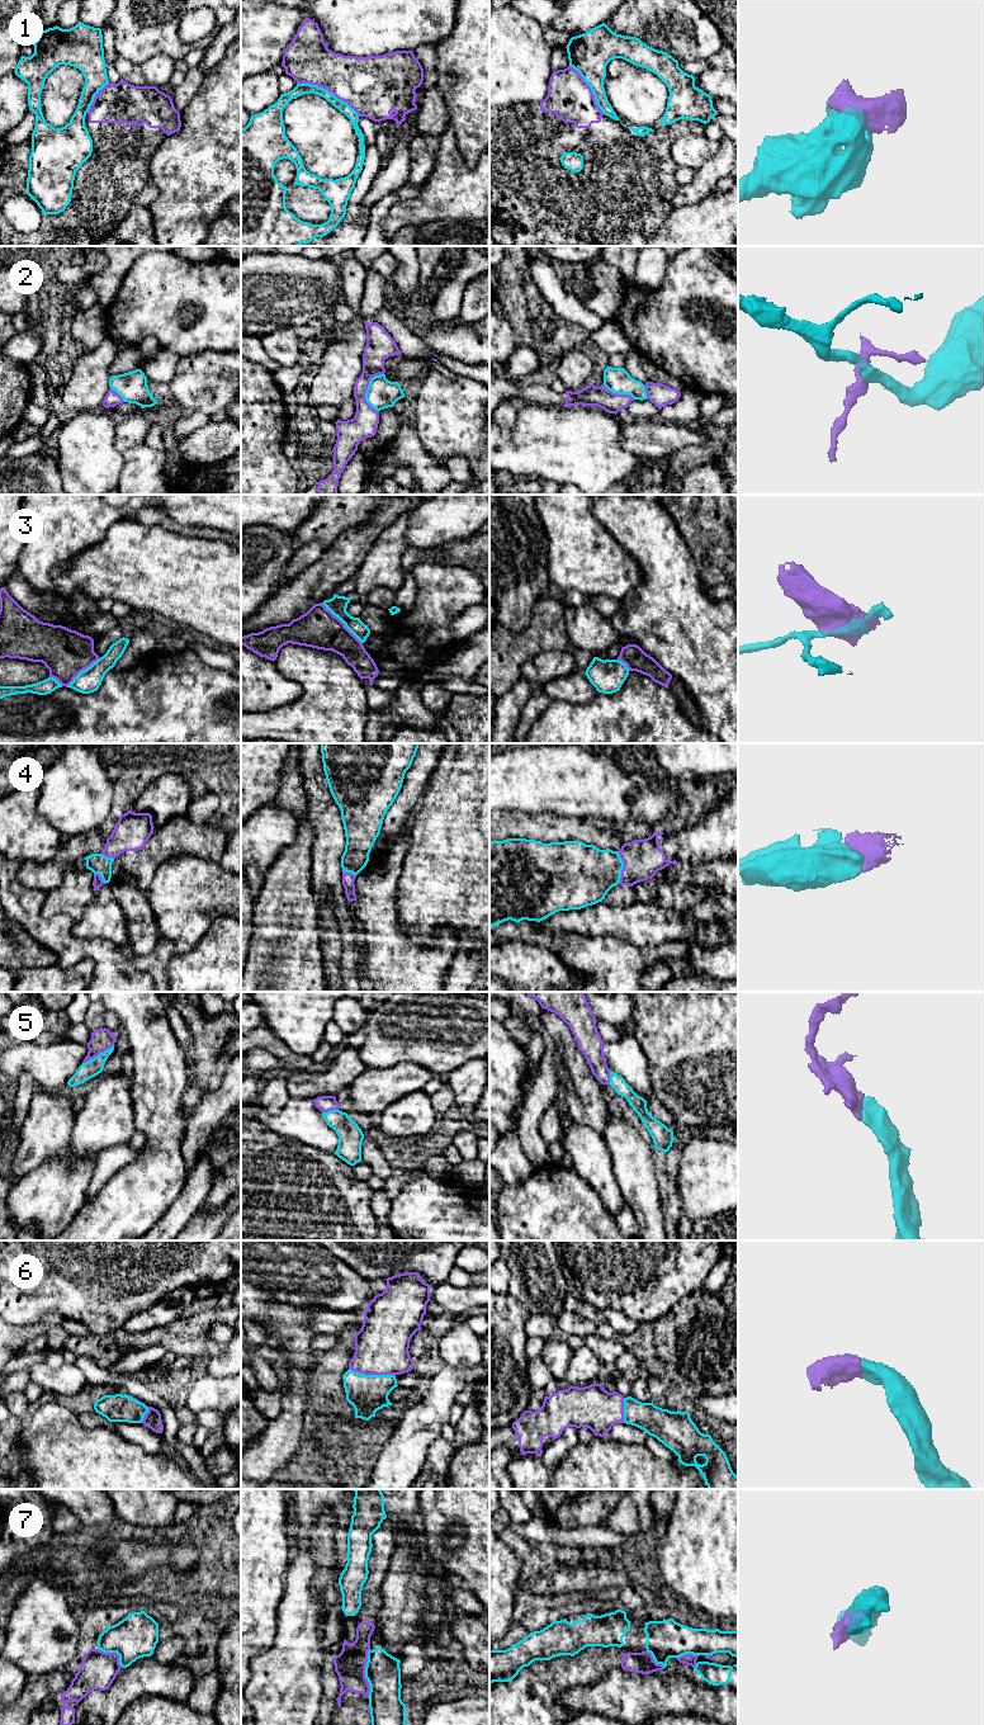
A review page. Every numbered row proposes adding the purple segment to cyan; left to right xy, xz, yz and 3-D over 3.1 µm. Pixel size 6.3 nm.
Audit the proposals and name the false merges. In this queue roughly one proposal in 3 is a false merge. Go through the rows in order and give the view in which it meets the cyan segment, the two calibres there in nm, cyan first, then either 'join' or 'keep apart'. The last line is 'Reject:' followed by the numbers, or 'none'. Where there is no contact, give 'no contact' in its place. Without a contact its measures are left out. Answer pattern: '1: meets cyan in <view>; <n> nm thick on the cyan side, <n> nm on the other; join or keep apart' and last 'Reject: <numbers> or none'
1: meets cyan in xz; 80 nm thick on the cyan side, 340 nm on the other; keep apart
2: meets cyan in xz; 190 nm thick on the cyan side, 160 nm on the other; keep apart
3: meets cyan in xz; 120 nm thick on the cyan side, 260 nm on the other; keep apart
4: meets cyan in yz; 360 nm thick on the cyan side, 240 nm on the other; join
5: meets cyan in xy; 110 nm thick on the cyan side, 140 nm on the other; join
6: meets cyan in xz; 240 nm thick on the cyan side, 340 nm on the other; join
7: meets cyan in xz; 220 nm thick on the cyan side, 190 nm on the other; keep apart
Reject: 1, 2, 3, 7

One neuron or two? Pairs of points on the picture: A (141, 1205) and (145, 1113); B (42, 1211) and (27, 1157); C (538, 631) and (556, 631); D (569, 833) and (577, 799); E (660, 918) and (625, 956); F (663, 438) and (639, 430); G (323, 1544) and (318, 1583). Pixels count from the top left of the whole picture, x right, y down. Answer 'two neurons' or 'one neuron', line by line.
A: one neuron
B: two neurons
C: one neuron
D: two neurons
E: two neurons
F: one neuron
G: one neuron

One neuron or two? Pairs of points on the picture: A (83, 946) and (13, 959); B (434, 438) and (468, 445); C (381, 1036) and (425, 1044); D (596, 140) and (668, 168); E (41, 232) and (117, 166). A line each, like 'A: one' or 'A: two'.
A: two
B: one
C: one
D: one
E: one

